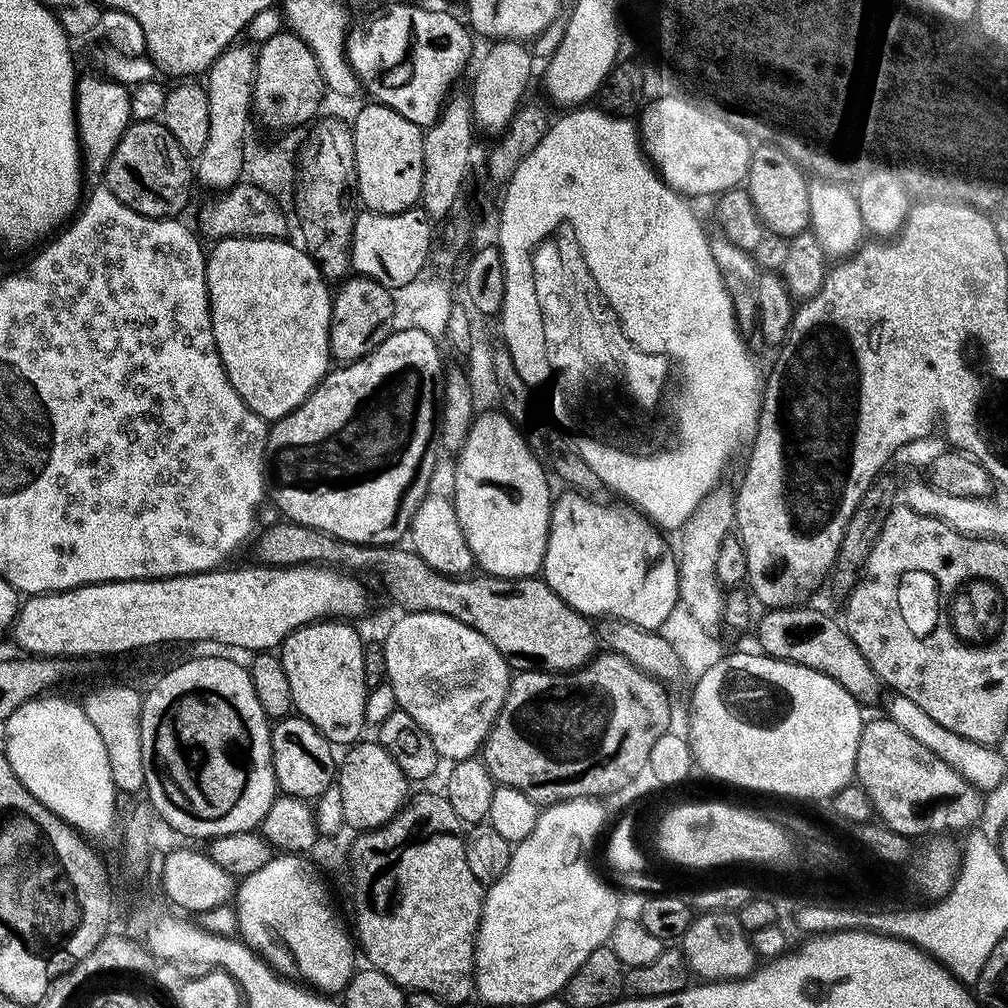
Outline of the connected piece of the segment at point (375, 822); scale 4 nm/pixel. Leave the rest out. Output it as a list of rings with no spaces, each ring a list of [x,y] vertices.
[[[361,739],[359,742],[351,745],[348,752],[338,764],[338,786],[342,790],[342,814],[344,815],[345,825],[350,829],[367,830],[369,828],[380,828],[387,821],[391,820],[401,808],[404,807],[409,799],[410,781],[404,775],[404,771],[394,762],[392,755],[384,749],[375,739]]]

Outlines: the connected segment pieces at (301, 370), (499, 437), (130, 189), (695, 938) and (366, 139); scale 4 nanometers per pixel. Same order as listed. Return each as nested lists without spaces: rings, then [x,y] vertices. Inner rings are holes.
[[[250,236],[242,238],[226,238],[217,240],[211,245],[206,256],[206,275],[208,277],[208,306],[212,313],[212,333],[216,343],[216,352],[224,364],[228,380],[234,386],[234,390],[246,402],[246,406],[254,414],[269,422],[281,420],[286,414],[296,409],[305,398],[320,385],[321,380],[330,371],[330,353],[328,351],[328,335],[330,334],[330,318],[332,317],[333,293],[328,292],[329,281],[320,272],[319,267],[308,256],[299,243],[287,244],[284,238],[265,238],[254,240]]]
[[[481,411],[473,419],[460,448],[460,455],[456,457],[450,499],[455,505],[466,546],[472,551],[475,567],[481,573],[501,576],[507,580],[519,580],[535,577],[543,569],[554,499],[554,491],[548,485],[549,473],[546,468],[544,473],[543,467],[545,465],[531,452],[525,433],[512,424],[503,412]]]
[[[137,120],[129,124],[102,173],[103,183],[130,210],[155,220],[179,217],[188,204],[194,185],[189,157],[174,142],[174,134],[160,120]]]
[[[706,912],[697,915],[692,925],[684,931],[682,937],[682,951],[688,967],[696,972],[701,981],[715,982],[718,980],[741,980],[749,976],[758,967],[758,957],[751,946],[749,933],[740,924],[740,917],[736,914],[721,914]]]
[[[368,102],[368,105],[356,116],[356,121],[351,121],[350,127],[353,134],[354,154],[356,155],[356,182],[355,191],[360,191],[359,203],[367,211],[381,212],[382,214],[398,214],[408,208],[417,207],[420,204],[422,194],[422,174],[424,173],[424,155],[422,154],[422,142],[424,141],[424,129],[419,124],[410,122],[410,118],[402,118],[392,108],[384,104]]]

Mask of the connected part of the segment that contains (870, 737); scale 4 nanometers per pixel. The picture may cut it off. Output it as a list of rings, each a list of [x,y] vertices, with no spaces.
[[[887,718],[869,719],[865,723],[858,742],[854,780],[866,790],[872,803],[873,813],[878,817],[879,823],[885,824],[887,828],[892,828],[900,836],[936,838],[941,834],[952,834],[948,832],[964,834],[981,823],[982,796],[975,786],[966,778],[962,778],[958,770],[942,762],[938,754],[928,751],[926,746],[922,746],[922,742],[910,738],[910,734],[902,730],[902,726],[898,726]]]

